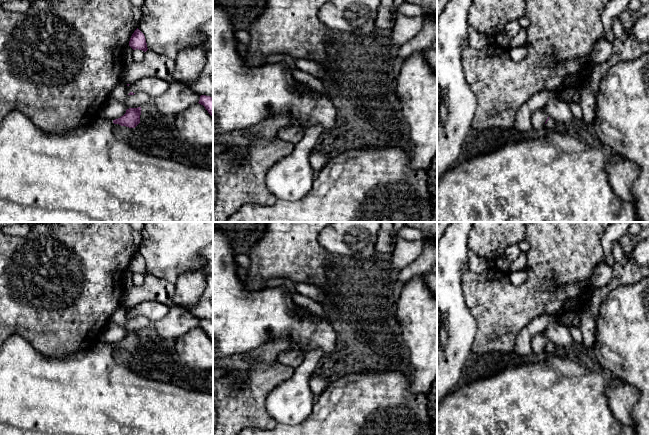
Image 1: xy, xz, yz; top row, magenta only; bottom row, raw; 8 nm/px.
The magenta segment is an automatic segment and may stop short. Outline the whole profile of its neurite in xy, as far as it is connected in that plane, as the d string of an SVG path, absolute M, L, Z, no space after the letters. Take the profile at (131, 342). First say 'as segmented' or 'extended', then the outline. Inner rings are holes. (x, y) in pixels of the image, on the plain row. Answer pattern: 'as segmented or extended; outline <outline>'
extended; outline M141 331L129 332L123 340L113 345L98 342L89 350L81 350L64 357L47 357L21 335L11 336L0 347L0 435L213 435L213 393L149 379L114 360L112 353L115 348L135 352L140 347L140 339Z

